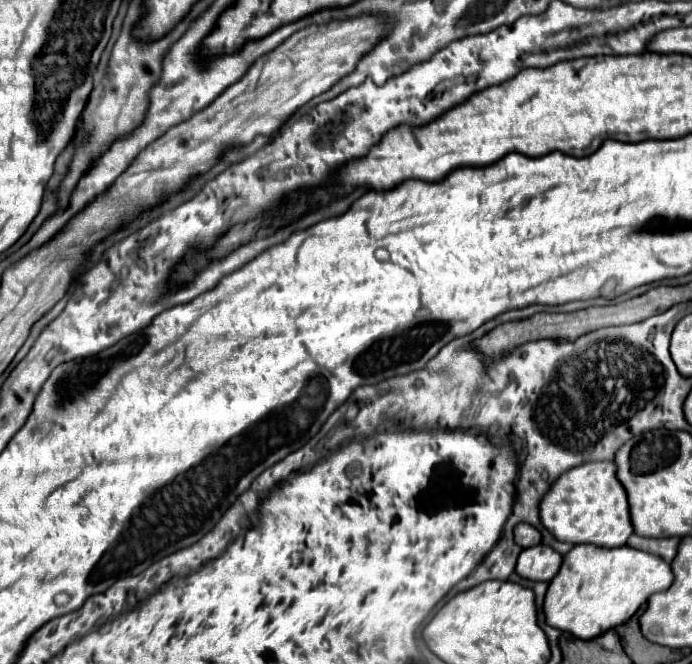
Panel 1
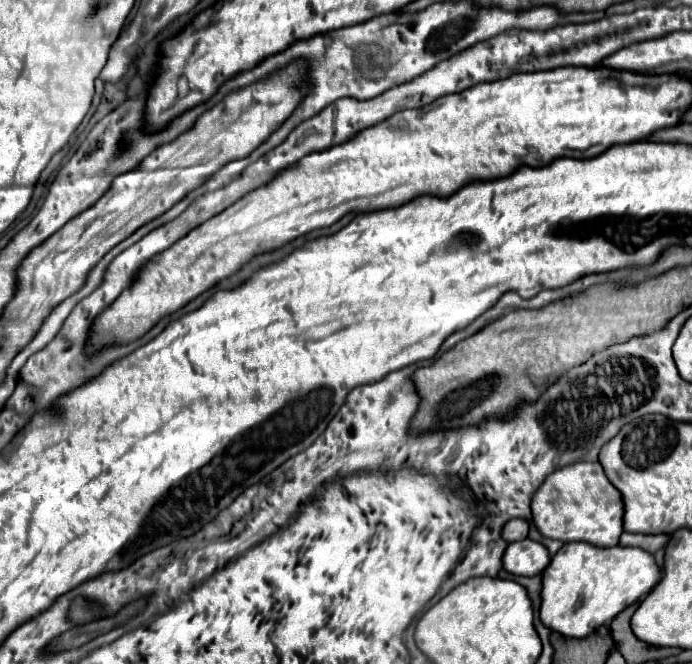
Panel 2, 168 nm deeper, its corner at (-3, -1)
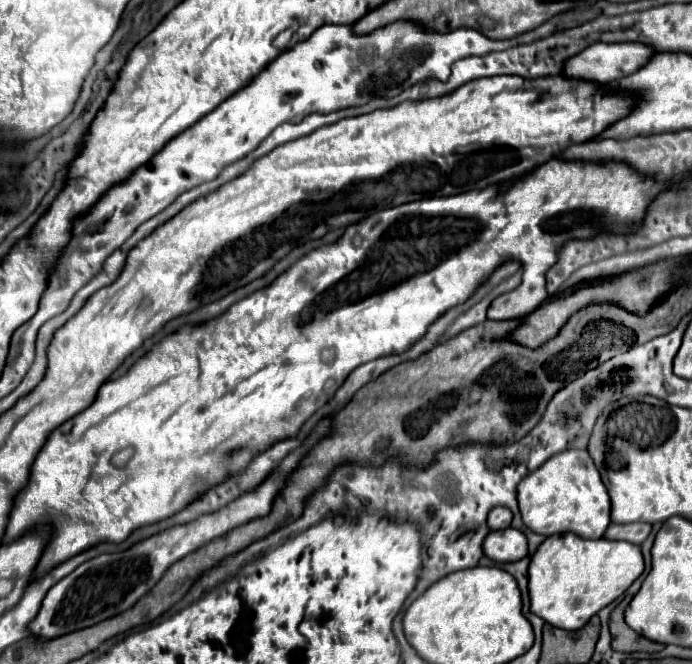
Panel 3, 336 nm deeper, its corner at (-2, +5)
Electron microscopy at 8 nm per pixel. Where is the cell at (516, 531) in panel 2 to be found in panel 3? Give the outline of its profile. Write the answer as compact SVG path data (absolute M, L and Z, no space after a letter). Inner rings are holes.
M494 506L490 512L488 512L488 526L490 530L504 530L510 526L512 522L512 512L504 506Z

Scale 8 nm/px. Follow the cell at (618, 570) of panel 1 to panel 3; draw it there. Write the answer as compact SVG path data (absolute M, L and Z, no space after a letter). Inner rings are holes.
M572 532L548 536L538 550L530 558L528 566L528 592L530 592L530 610L546 620L548 624L564 630L580 630L598 610L608 606L626 588L644 572L644 558L640 546L632 546L630 542L612 542L606 538L586 540Z

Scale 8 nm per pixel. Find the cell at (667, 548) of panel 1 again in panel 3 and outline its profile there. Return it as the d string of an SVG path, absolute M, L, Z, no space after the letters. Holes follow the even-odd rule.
M634 522L634 524L610 524L608 530L604 532L604 538L608 540L626 540L632 544L642 544L646 536L650 534L650 524L644 522Z

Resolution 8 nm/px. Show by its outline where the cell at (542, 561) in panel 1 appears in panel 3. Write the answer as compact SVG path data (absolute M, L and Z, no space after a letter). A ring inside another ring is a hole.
M516 528L492 530L484 538L484 554L494 562L516 562L528 554L526 536Z

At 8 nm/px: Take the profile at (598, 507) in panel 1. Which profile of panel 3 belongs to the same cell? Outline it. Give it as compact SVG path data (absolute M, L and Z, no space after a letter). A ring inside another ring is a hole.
M564 450L528 472L518 484L518 508L522 522L542 536L574 532L584 538L602 538L610 524L610 496L586 450Z

